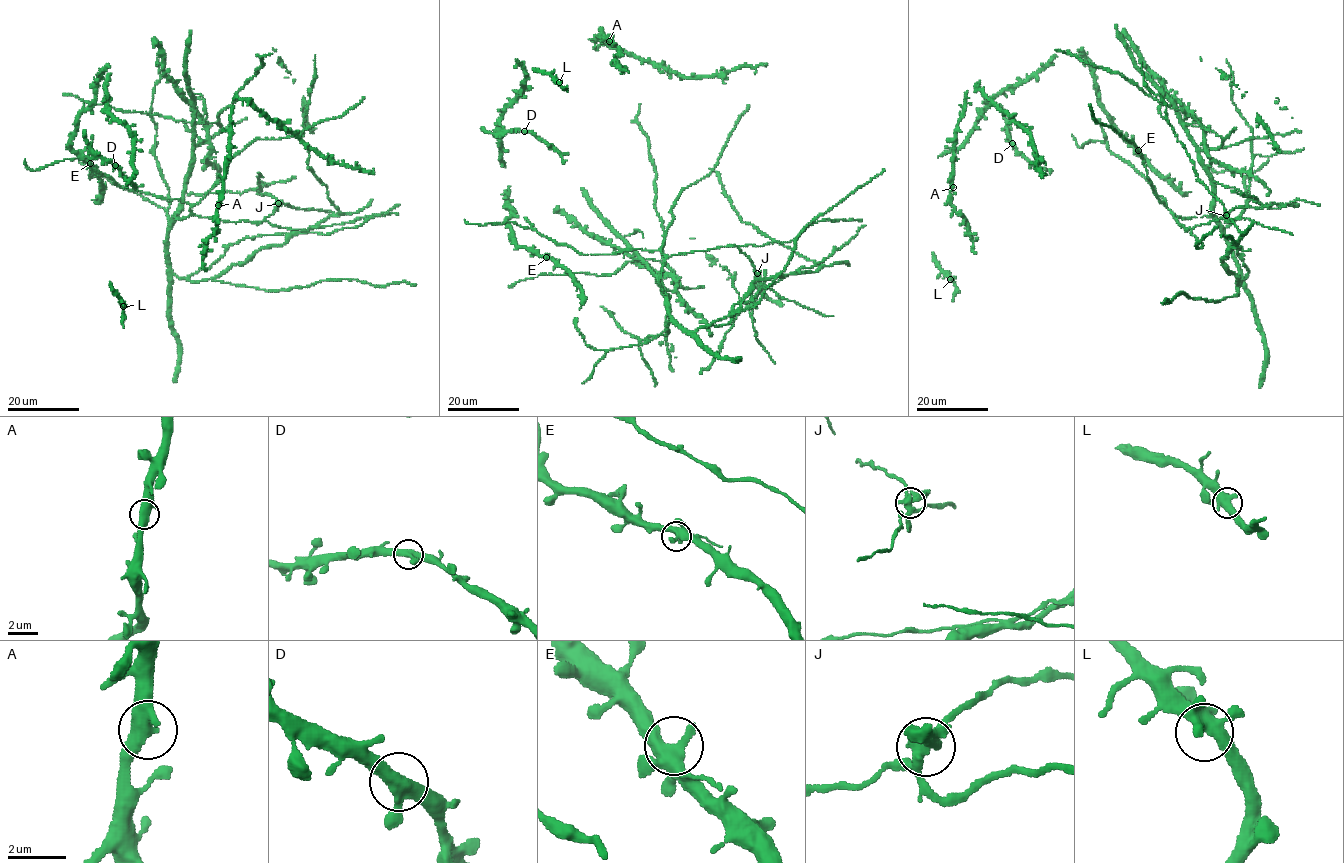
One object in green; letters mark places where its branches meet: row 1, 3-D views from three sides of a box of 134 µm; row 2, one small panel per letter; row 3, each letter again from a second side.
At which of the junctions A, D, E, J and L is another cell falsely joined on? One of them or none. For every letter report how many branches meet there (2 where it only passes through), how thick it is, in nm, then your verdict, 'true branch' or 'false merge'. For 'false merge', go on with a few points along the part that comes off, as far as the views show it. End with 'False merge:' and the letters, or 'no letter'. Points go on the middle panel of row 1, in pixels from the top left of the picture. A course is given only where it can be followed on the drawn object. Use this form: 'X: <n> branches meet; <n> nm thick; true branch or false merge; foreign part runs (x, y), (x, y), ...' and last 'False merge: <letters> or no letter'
A: 3 branches meet; 400 nm thick; true branch
D: 3 branches meet; 400 nm thick; true branch
E: 5 branches meet; 440 nm thick; true branch
J: 4 branches meet; 400 nm thick; false merge; foreign part runs (757, 274), (761, 283), (780, 297), (823, 315), (833, 315)
L: 4 branches meet; 420 nm thick; true branch
False merge: J

